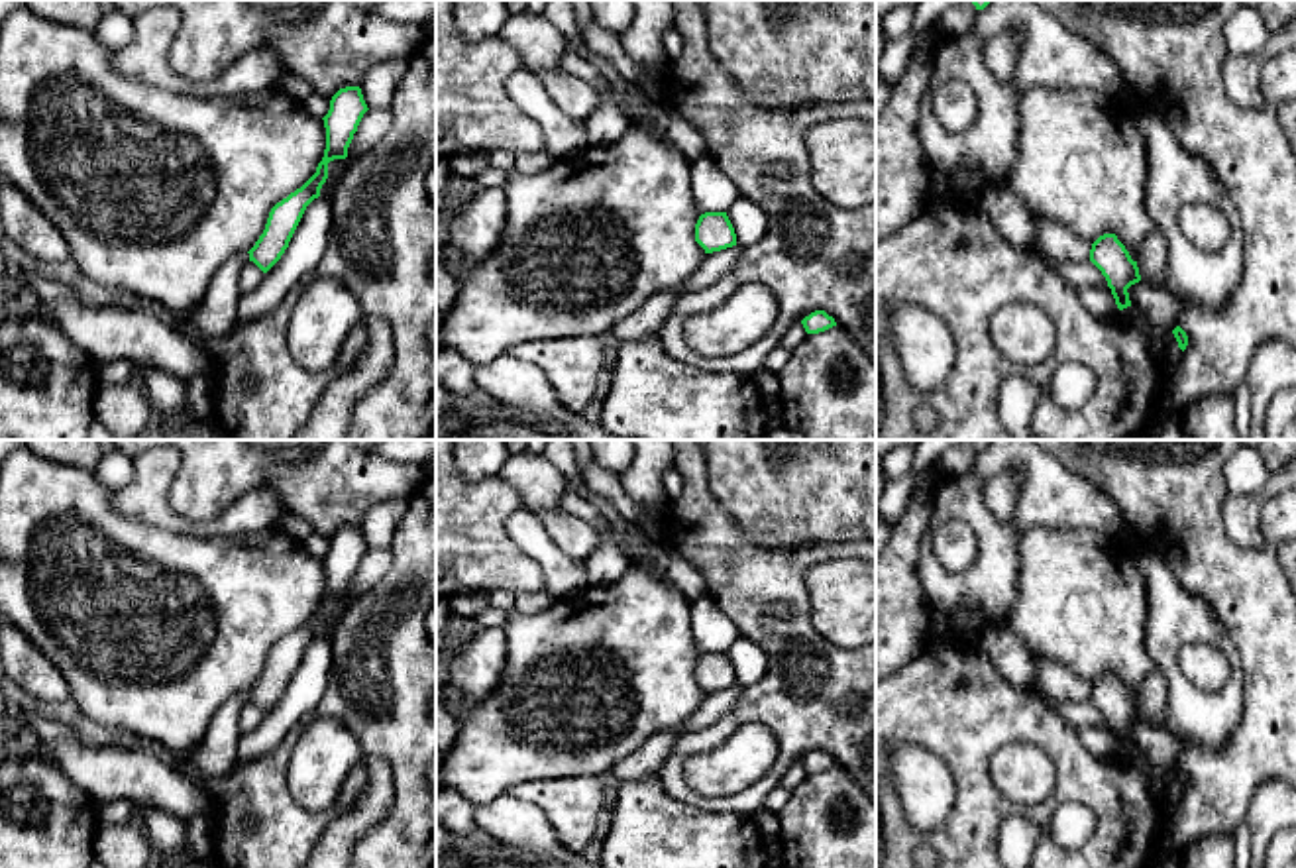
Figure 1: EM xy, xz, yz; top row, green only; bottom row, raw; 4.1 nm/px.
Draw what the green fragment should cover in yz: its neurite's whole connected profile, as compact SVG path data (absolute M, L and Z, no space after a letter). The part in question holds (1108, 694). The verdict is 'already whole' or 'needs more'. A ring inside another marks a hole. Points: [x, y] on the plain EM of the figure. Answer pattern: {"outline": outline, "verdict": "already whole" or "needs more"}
{"outline": "M1115 674L1100 676L1090 689L1090 701L1102 711L1119 750L1131 746L1127 729L1141 721L1137 701L1131 699Z", "verdict": "already whole"}

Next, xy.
{"outline": "M359 526L340 528L332 536L330 550L322 558L326 568L326 589L316 613L300 628L271 648L263 674L247 691L249 701L253 701L263 713L281 699L306 646L320 636L320 628L328 619L328 603L348 597L348 587L367 550Z", "verdict": "already whole"}

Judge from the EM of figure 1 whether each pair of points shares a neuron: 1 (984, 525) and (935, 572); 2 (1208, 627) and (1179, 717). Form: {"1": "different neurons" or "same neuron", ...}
{"1": "same neuron", "2": "same neuron"}

